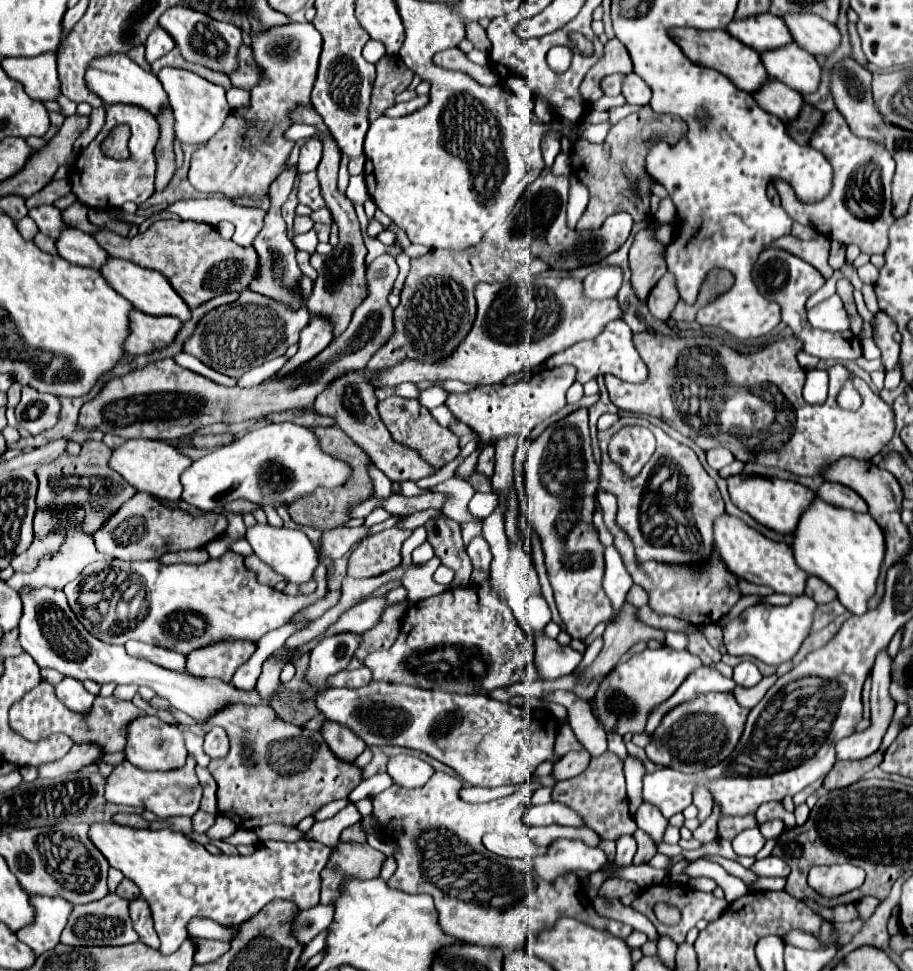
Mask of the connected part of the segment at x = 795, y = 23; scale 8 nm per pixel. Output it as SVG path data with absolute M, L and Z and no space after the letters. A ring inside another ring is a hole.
M786 12L782 20L792 32L794 42L814 56L830 54L840 42L840 32L836 30L836 26L812 12Z

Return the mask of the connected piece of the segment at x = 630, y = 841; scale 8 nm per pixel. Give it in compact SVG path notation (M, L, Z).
M620 836L620 840L616 840L618 850L616 850L616 864L618 868L632 864L632 858L636 854L636 840L634 836Z

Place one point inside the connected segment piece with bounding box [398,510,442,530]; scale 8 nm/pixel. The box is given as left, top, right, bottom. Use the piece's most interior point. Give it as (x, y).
(420, 518)

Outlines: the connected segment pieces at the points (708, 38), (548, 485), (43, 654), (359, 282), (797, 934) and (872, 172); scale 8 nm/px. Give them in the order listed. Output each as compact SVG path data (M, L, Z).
M670 28L668 36L680 46L680 50L700 66L708 66L724 74L736 88L744 92L756 92L766 80L768 74L762 66L760 54L746 44L740 44L734 36L730 36L726 30L696 30L696 28Z
M578 408L566 418L550 424L536 440L530 440L524 464L524 488L526 496L534 500L534 512L530 524L542 542L544 564L546 572L554 590L554 598L560 610L560 616L566 624L566 630L572 638L586 638L596 624L608 622L612 616L612 604L606 592L602 590L602 576L604 576L604 546L598 540L598 534L590 528L592 514L596 510L594 498L598 492L600 468L594 462L592 448L590 448L590 434L588 434L588 410Z
M44 586L44 588L22 588L18 594L22 600L22 618L20 618L18 640L20 640L22 650L30 654L40 668L56 668L64 676L72 676L76 680L94 680L98 684L116 682L116 684L150 686L158 696L170 700L174 708L186 712L200 724L206 724L208 716L212 716L214 712L218 712L220 708L232 702L234 704L272 702L272 698L264 700L262 696L258 696L256 690L244 692L244 690L236 690L232 684L226 684L222 680L196 678L196 676L186 676L182 672L172 672L152 662L128 656L124 646L110 646L110 644L100 642L78 622L62 590Z
M326 204L332 212L334 222L340 228L340 244L330 252L328 258L310 258L312 268L318 272L318 280L314 284L314 290L310 294L310 298L306 300L306 308L310 310L310 314L324 314L328 318L334 320L334 336L342 334L344 328L348 326L352 312L356 310L356 306L360 306L360 302L364 300L366 292L364 292L364 274L366 274L366 266L364 266L364 258L368 254L364 238L362 238L362 230L360 230L360 222L356 218L354 206L352 204Z
M794 930L792 934L788 934L786 936L786 944L792 944L792 946L802 948L802 950L818 950L818 948L824 948L824 944L818 938L810 936L806 932L800 932L800 930Z
M838 110L824 114L824 124L812 134L810 146L826 156L832 164L832 192L824 200L806 204L796 194L794 188L786 181L773 180L782 208L788 216L812 230L824 234L828 240L838 240L842 244L856 244L866 254L884 254L888 246L888 228L896 220L892 216L890 200L890 182L894 176L894 158L884 144L878 144L868 138L858 138L848 128L844 116Z

